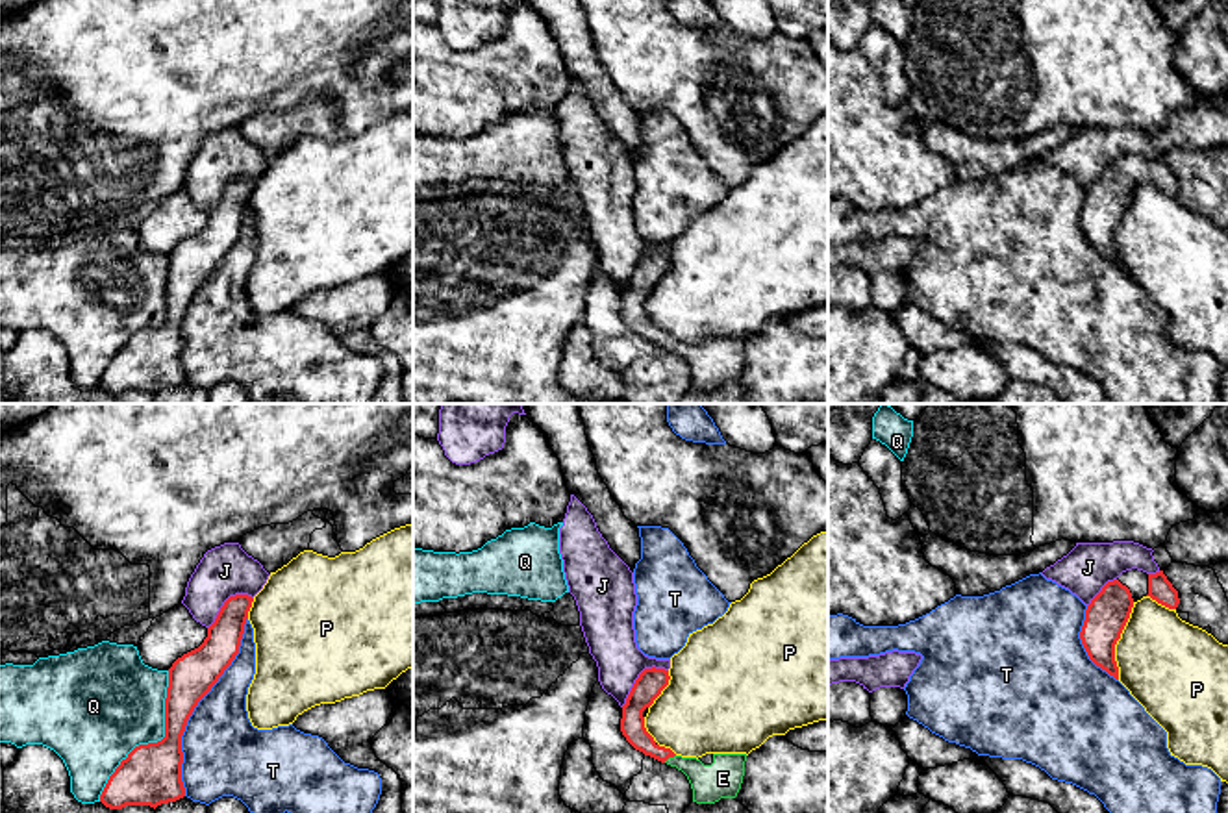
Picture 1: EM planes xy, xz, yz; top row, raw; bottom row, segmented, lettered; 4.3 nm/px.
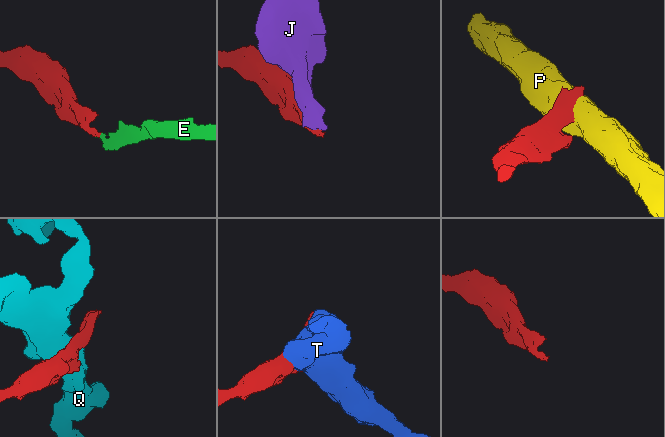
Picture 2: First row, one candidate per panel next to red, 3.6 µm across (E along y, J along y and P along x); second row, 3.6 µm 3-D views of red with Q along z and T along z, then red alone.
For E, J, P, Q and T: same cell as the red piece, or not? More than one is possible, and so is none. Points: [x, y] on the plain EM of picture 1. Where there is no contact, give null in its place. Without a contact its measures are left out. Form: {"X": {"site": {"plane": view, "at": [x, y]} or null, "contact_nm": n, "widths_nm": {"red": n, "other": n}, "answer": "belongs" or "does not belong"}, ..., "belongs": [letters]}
{"E": {"site": {"plane": "xz", "at": [669, 341]}, "contact_nm": 70, "widths_nm": {"red": 110, "other": 160}, "answer": "belongs"}, "J": {"site": {"plane": "xz", "at": [639, 262]}, "contact_nm": 260, "widths_nm": {"red": 120, "other": 220}, "answer": "does not belong"}, "P": {"site": {"plane": "yz", "at": [1117, 225]}, "contact_nm": 340, "widths_nm": {"red": 180, "other": 400}, "answer": "does not belong"}, "Q": {"site": {"plane": "xy", "at": [154, 328]}, "contact_nm": 650, "widths_nm": {"red": 260, "other": 420}, "answer": "does not belong"}, "T": {"site": {"plane": "xy", "at": [197, 289]}, "contact_nm": 800, "widths_nm": {"red": 200, "other": 360}, "answer": "does not belong"}, "belongs": ["E"]}

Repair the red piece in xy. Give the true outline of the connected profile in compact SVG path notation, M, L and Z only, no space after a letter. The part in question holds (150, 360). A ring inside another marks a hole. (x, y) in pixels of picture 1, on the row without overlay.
M230 181L204 228L178 243L169 254L165 322L135 331L109 361L100 387L109 394L176 387L185 381L182 367L182 320L198 287L211 276L239 239L254 183Z

